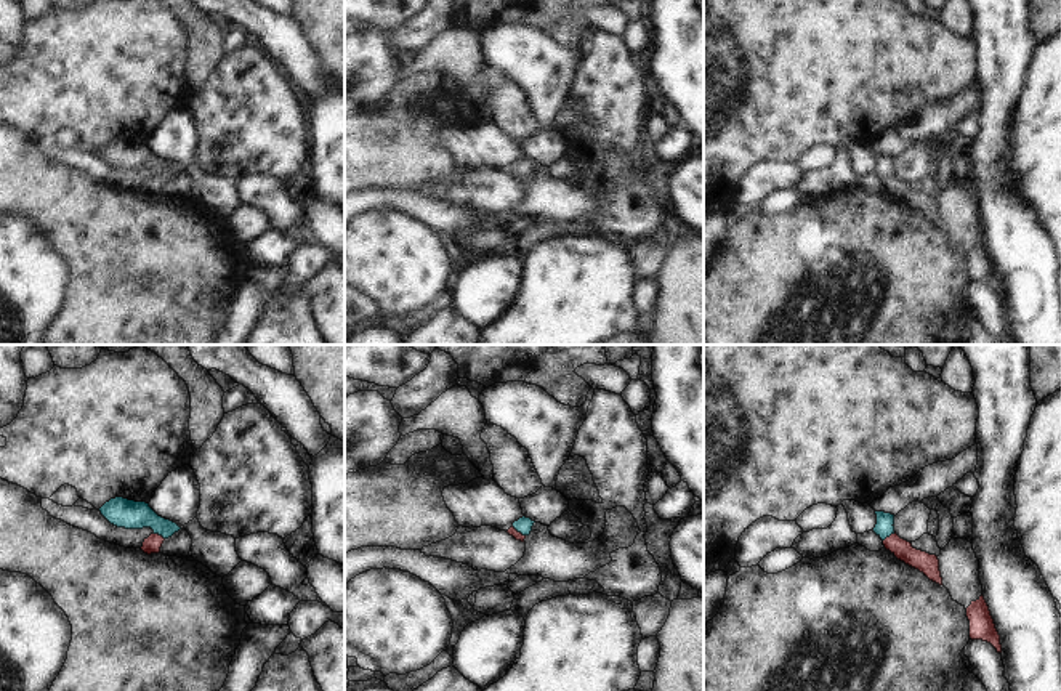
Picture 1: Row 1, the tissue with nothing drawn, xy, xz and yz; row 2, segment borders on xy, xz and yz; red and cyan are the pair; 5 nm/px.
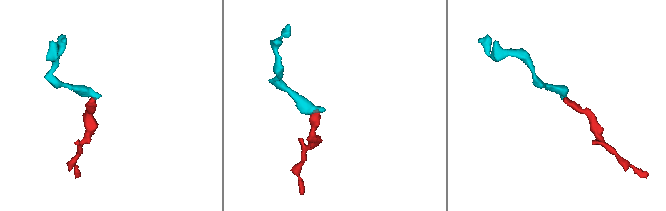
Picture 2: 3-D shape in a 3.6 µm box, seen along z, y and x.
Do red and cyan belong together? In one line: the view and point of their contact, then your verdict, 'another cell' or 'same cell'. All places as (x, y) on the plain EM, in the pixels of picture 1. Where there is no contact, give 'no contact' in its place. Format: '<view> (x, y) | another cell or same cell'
yz (890, 177) | same cell

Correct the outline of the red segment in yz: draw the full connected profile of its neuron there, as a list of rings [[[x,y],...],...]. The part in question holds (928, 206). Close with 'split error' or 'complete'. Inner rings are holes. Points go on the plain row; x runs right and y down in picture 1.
[[[875,152],[875,156],[877,165],[873,173],[883,181],[885,189],[898,200],[923,213],[930,221],[942,226],[938,197],[917,191],[910,183],[901,180],[894,173],[894,156],[885,152]]]; split error

